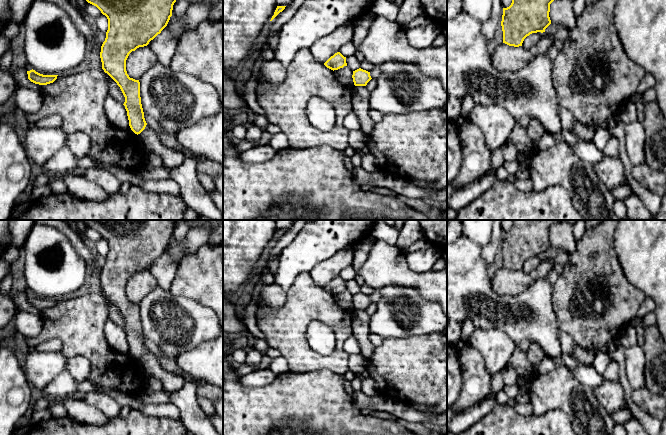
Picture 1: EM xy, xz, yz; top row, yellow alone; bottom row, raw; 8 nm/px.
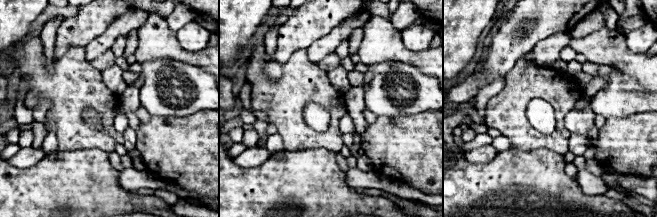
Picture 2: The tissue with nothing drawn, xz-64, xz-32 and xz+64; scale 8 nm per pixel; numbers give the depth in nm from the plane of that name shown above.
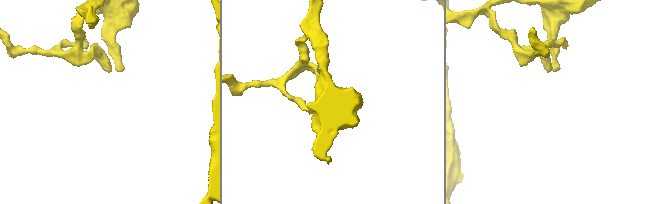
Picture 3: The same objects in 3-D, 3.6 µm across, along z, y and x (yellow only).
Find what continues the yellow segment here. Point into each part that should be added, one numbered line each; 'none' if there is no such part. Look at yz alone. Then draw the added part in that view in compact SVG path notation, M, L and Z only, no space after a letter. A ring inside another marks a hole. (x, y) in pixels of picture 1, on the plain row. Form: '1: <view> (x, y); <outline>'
none

